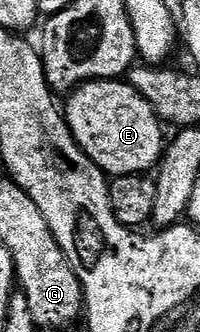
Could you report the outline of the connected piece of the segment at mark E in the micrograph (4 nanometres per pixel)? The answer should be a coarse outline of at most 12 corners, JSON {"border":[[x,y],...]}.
{"border":[[120,79],[73,89],[78,146],[110,177],[152,173],[167,147],[152,106]]}

